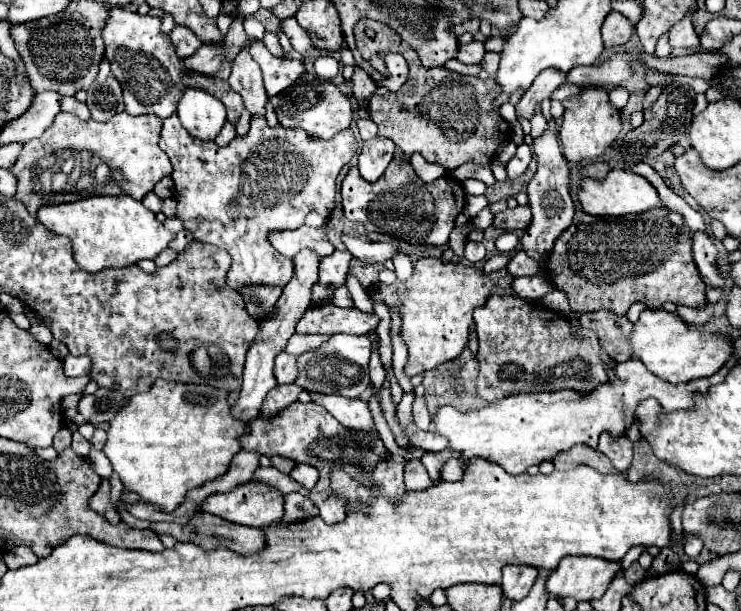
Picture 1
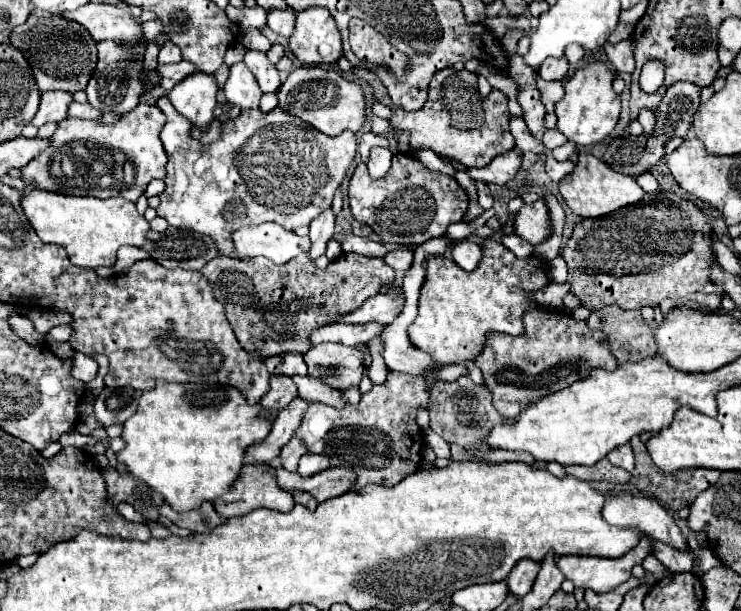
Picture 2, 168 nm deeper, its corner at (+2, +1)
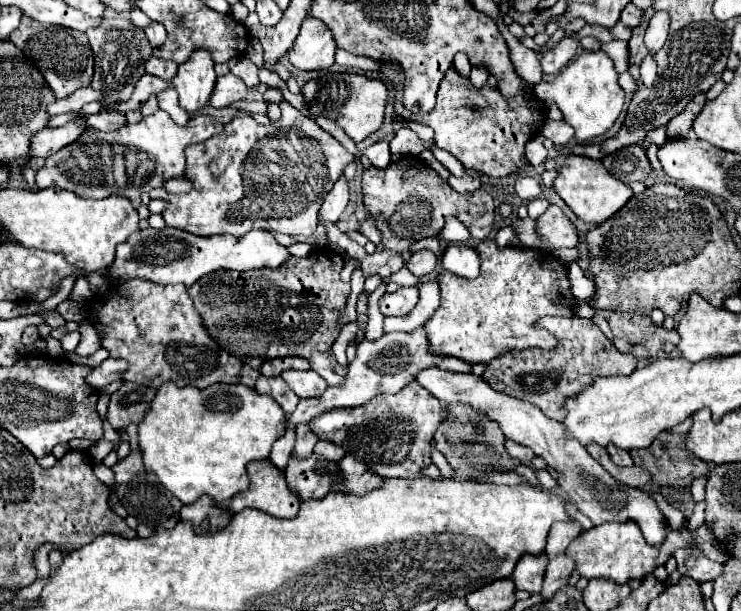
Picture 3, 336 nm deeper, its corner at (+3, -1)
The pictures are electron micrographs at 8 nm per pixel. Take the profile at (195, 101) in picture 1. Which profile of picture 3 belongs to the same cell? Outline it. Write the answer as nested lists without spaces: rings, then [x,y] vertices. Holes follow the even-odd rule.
[[[193,49],[189,61],[181,63],[173,77],[173,87],[179,93],[179,105],[189,113],[199,113],[211,97],[217,75],[213,71],[213,57],[207,49]]]

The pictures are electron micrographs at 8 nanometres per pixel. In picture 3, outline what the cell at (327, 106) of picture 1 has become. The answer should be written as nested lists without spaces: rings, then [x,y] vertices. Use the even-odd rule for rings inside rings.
[[[325,73],[321,79],[311,79],[305,83],[301,93],[315,115],[333,119],[355,143],[363,141],[367,135],[375,133],[381,127],[385,105],[389,101],[389,91],[383,81],[353,73]]]

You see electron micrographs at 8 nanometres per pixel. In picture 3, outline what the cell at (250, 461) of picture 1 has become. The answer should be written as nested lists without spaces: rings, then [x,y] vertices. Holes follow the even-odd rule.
[[[423,327],[409,333],[383,333],[383,337],[375,341],[363,339],[357,347],[355,359],[349,363],[349,373],[345,381],[341,381],[341,385],[337,387],[327,387],[327,391],[321,397],[301,399],[297,409],[289,415],[289,421],[309,423],[311,419],[315,419],[325,411],[359,407],[381,393],[399,393],[407,383],[415,381],[419,369],[427,369],[427,367],[445,369],[449,373],[471,373],[471,365],[465,361],[451,361],[449,357],[437,357],[435,353],[429,353],[429,343]]]

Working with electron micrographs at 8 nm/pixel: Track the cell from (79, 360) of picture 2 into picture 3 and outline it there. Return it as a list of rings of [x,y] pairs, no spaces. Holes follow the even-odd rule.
[[[109,357],[99,367],[93,367],[93,371],[87,377],[87,383],[95,389],[103,389],[105,385],[121,379],[121,373],[125,373],[125,367],[127,367],[127,361]]]

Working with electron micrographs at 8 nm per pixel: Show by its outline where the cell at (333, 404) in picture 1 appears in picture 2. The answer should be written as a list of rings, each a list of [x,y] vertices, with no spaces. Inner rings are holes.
[[[292,377],[294,383],[298,385],[298,397],[300,399],[306,399],[306,401],[320,401],[320,403],[326,403],[326,405],[332,405],[336,409],[344,409],[348,407],[346,399],[342,399],[342,391],[334,391],[330,387],[326,387],[320,379],[314,379],[314,377]]]

